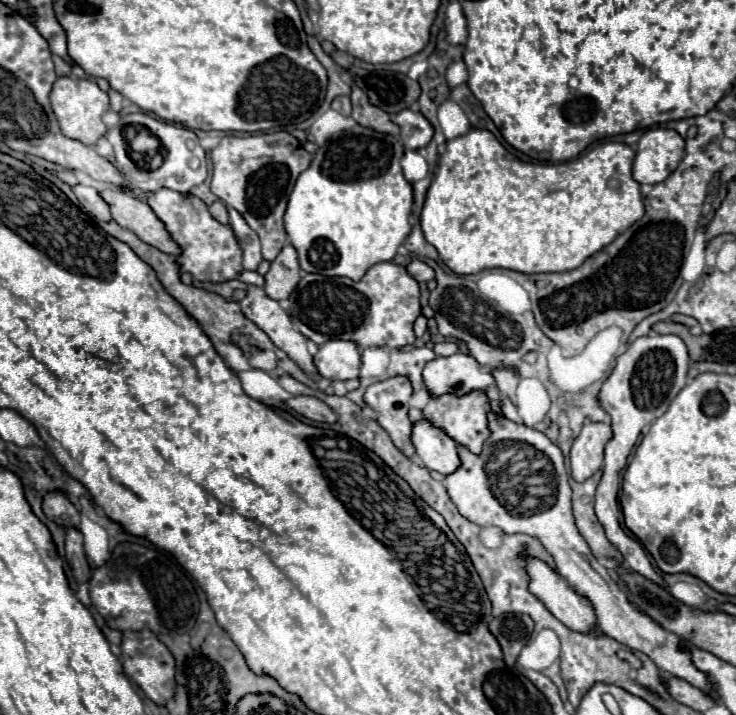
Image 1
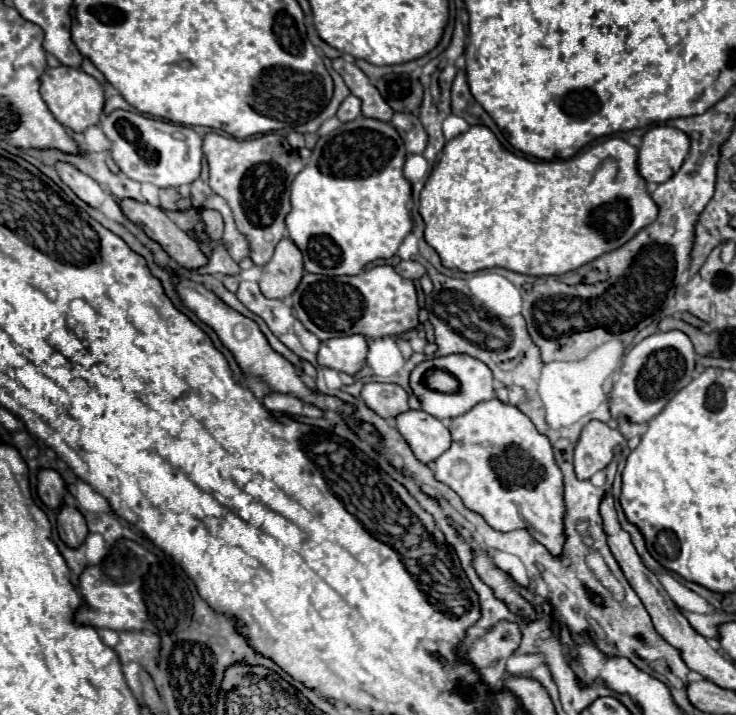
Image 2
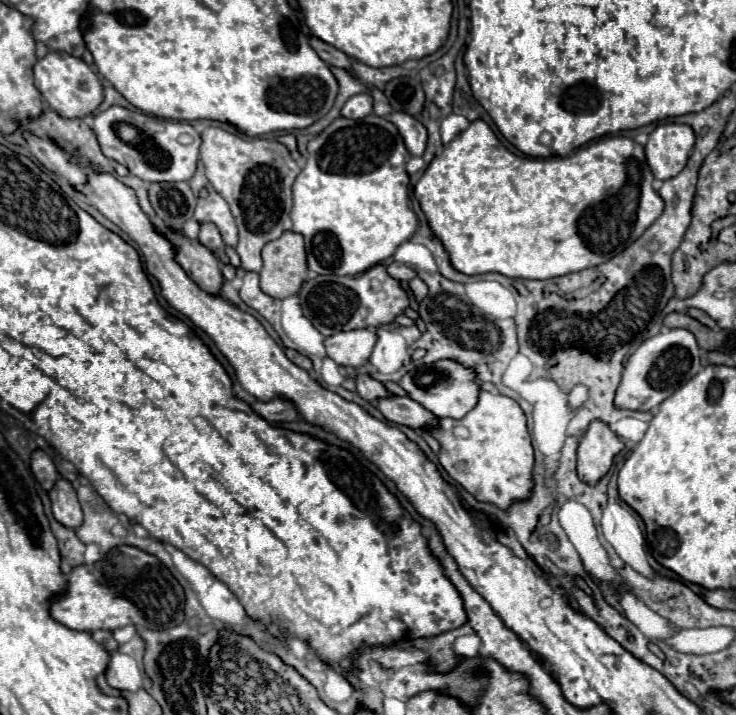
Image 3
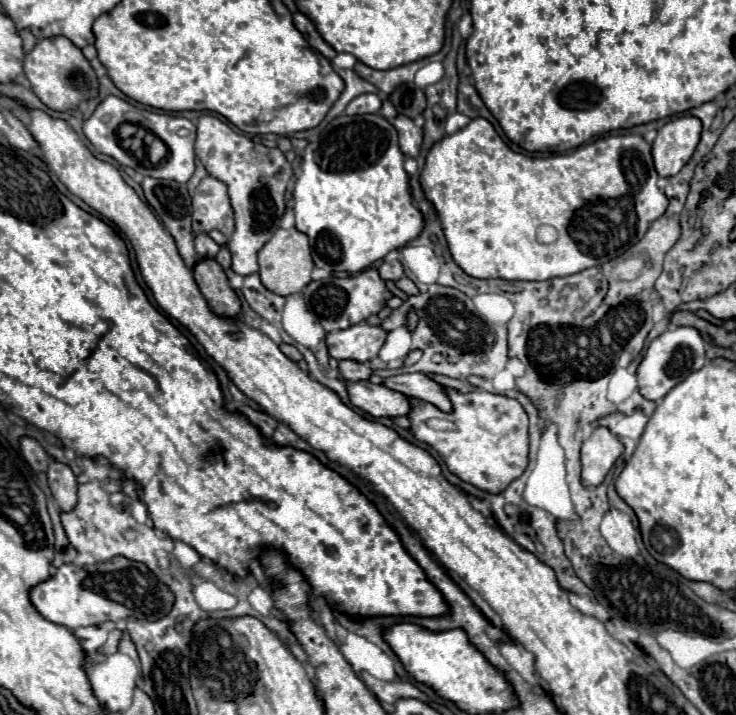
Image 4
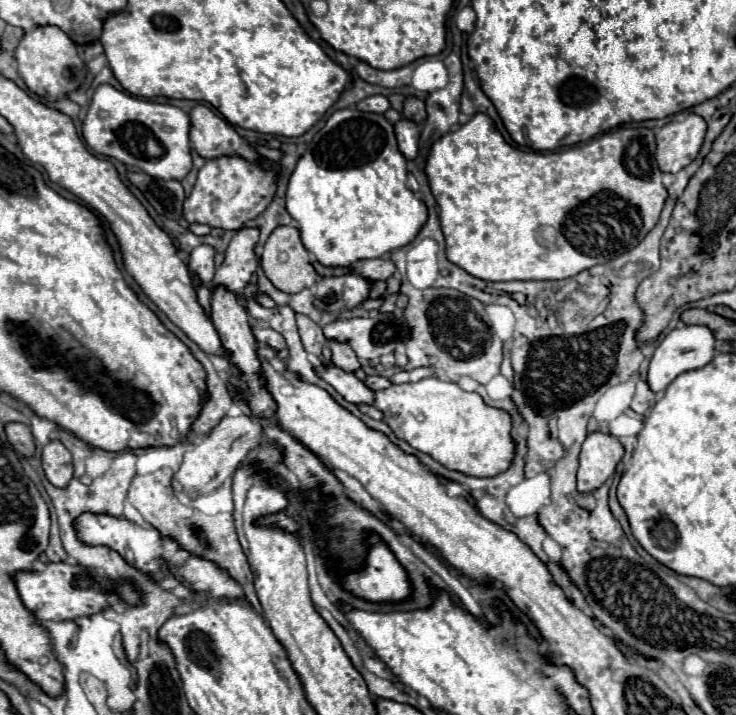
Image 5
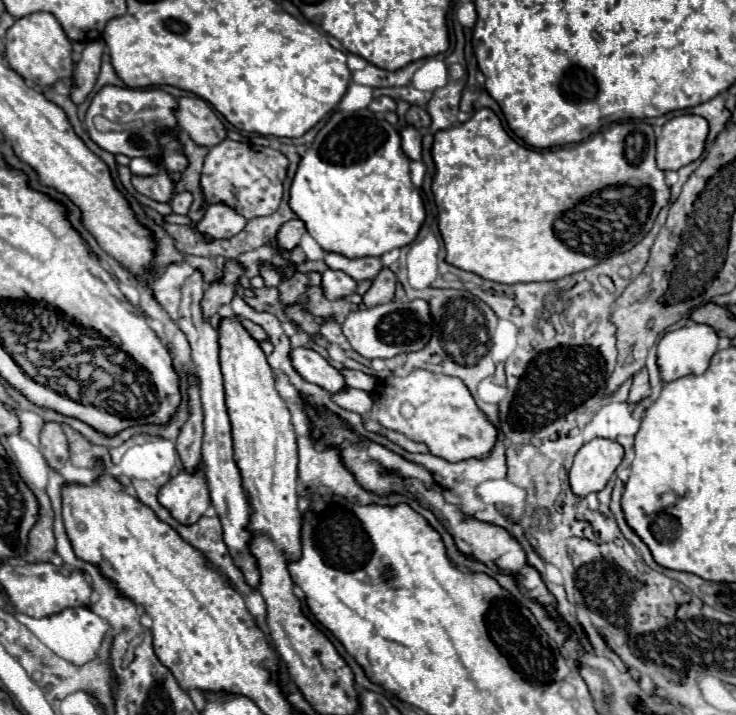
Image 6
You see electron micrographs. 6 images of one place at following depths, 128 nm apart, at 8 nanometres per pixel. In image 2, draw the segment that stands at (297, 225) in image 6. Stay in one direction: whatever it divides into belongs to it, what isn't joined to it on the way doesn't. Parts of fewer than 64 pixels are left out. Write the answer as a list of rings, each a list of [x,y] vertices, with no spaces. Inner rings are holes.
[[[282,238],[270,262],[262,268],[260,290],[266,298],[286,298],[290,296],[304,276],[302,252],[290,238]]]

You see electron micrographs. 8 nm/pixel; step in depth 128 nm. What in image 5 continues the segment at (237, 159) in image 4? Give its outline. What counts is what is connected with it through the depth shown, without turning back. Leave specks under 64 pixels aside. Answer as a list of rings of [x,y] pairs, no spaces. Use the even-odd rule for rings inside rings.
[[[204,104],[190,110],[190,144],[208,160],[226,154],[238,154],[246,160],[258,158],[254,148],[214,108]],[[244,228],[238,230],[238,234],[232,238],[226,258],[222,266],[216,270],[210,288],[226,286],[230,292],[238,294],[246,288],[246,284],[254,278],[254,272],[258,268],[254,246],[258,242],[258,230],[256,228]]]

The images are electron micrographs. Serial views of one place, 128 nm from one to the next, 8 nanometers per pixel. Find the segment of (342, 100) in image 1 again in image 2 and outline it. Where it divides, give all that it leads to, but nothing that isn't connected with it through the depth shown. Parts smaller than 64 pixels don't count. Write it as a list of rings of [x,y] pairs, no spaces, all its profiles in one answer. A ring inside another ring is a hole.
[[[348,96],[342,104],[340,104],[340,108],[338,108],[338,118],[342,120],[342,122],[350,122],[350,120],[354,120],[356,116],[360,116],[360,112],[362,112],[362,102],[356,98],[356,96]]]

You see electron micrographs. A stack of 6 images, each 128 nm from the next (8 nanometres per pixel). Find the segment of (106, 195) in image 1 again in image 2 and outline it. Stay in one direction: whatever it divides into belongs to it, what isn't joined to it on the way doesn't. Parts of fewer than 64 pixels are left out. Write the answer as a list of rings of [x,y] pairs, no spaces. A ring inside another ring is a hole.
[[[130,198],[122,200],[120,208],[126,218],[134,222],[140,230],[144,230],[152,240],[156,240],[180,268],[198,270],[208,264],[208,256],[200,252],[200,244],[186,232],[182,232],[162,208]]]

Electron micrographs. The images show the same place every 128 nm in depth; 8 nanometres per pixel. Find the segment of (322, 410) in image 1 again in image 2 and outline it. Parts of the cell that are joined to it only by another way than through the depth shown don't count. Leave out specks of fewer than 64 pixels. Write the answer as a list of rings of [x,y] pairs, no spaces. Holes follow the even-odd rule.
[[[270,394],[262,398],[262,404],[266,410],[270,412],[282,412],[288,416],[308,416],[308,418],[320,418],[324,416],[324,412],[312,404],[302,402],[300,398],[292,396],[292,394]]]

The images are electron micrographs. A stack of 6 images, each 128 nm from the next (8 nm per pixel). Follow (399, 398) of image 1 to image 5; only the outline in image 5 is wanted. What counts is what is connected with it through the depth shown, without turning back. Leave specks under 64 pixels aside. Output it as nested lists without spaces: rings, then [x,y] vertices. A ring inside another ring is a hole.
[[[326,340],[326,344],[332,350],[332,364],[346,370],[346,372],[354,372],[360,368],[360,360],[356,358],[354,350],[350,348],[350,344],[338,342],[338,340]]]

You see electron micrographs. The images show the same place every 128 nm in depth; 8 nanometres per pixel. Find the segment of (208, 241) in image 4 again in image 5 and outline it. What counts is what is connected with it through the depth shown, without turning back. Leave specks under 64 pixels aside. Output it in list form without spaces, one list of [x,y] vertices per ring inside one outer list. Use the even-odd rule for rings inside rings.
[[[202,244],[198,248],[192,250],[190,254],[190,264],[188,264],[188,272],[192,276],[196,276],[200,280],[202,286],[208,286],[212,276],[214,276],[214,248],[208,244]]]

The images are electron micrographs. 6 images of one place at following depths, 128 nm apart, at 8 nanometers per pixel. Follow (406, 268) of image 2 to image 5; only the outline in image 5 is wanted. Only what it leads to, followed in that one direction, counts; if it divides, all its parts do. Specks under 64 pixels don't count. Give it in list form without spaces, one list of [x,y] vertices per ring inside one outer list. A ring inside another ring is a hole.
[[[384,258],[358,260],[356,264],[352,264],[352,272],[374,282],[374,280],[388,280],[396,272],[396,266],[392,260],[384,260]]]

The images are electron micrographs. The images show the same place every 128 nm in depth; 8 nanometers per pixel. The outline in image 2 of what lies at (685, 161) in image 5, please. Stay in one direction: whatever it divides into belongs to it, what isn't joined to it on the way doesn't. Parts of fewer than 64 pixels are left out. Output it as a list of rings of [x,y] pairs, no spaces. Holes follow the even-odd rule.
[[[656,126],[642,138],[638,150],[638,170],[646,182],[666,182],[682,166],[690,152],[690,138],[674,126]]]

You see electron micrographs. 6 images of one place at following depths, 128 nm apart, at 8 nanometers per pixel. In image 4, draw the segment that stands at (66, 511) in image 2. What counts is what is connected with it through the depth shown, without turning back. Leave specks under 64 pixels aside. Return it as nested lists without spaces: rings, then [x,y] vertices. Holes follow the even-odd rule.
[[[50,460],[46,476],[48,476],[50,490],[60,506],[60,510],[62,512],[72,510],[76,504],[76,488],[78,488],[78,482],[76,482],[72,468],[68,464],[58,462],[58,460]]]

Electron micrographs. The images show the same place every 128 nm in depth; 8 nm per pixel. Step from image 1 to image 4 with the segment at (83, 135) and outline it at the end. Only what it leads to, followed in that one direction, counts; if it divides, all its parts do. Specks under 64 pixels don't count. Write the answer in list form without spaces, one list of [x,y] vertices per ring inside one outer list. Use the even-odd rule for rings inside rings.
[[[52,36],[48,40],[38,40],[34,50],[24,56],[22,62],[24,76],[28,78],[32,92],[50,108],[50,110],[70,110],[76,108],[82,100],[94,98],[98,94],[98,78],[80,52],[68,38],[64,36]]]

